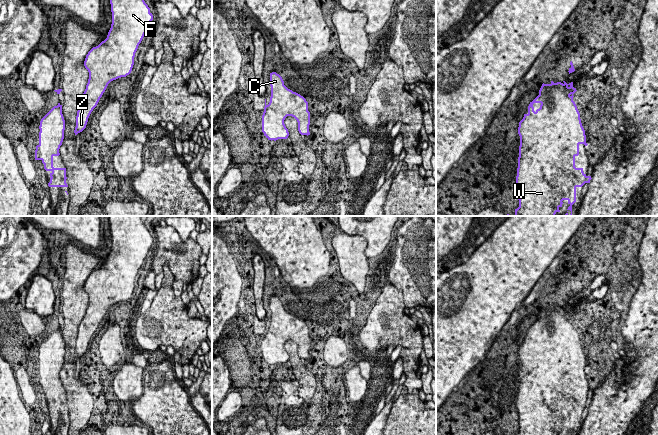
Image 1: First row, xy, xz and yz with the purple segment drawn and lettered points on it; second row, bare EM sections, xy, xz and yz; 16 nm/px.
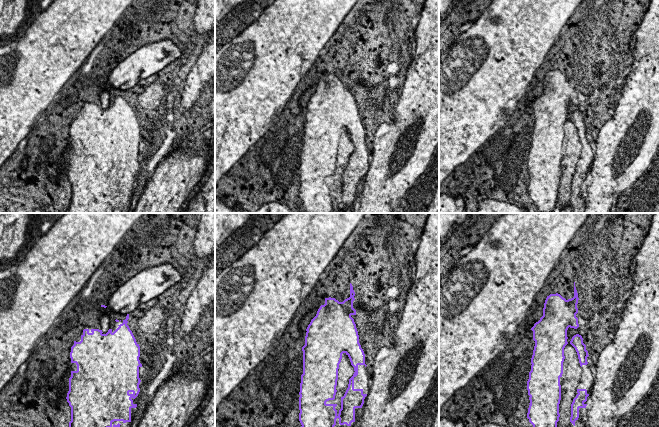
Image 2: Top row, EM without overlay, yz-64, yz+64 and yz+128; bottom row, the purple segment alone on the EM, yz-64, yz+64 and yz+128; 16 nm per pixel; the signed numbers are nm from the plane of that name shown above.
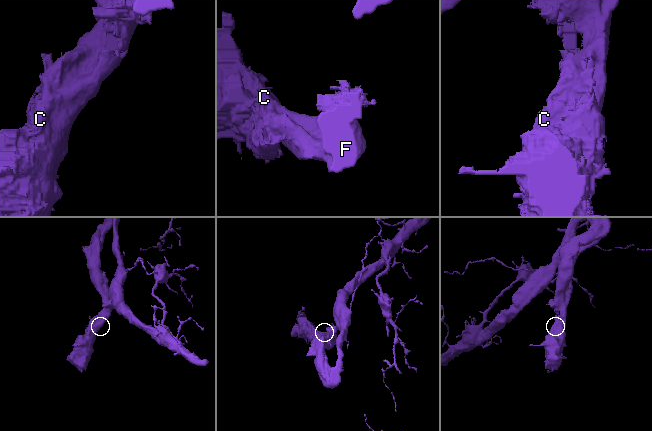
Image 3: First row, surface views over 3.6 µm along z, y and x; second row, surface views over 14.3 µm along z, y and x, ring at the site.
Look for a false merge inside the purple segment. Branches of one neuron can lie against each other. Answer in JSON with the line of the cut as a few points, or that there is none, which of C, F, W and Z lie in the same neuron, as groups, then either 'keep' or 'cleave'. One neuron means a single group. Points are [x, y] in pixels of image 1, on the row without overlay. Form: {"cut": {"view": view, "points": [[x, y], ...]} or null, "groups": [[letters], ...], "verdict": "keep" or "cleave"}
{"cut": null, "groups": [["C", "F", "W", "Z"]], "verdict": "keep"}

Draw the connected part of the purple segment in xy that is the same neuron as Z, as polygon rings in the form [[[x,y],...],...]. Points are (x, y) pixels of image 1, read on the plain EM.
[[[109,216],[108,219],[111,228],[112,248],[107,262],[98,270],[93,271],[86,279],[84,290],[89,296],[89,303],[79,325],[75,359],[86,352],[90,338],[97,330],[108,308],[131,297],[135,277],[153,244],[153,239],[142,222],[141,216]]]

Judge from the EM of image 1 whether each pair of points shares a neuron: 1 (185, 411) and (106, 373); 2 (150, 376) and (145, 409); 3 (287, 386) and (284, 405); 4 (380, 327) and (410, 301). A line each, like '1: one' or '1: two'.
1: two
2: one
3: one
4: two

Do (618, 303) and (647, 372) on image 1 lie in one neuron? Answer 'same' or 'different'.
same

